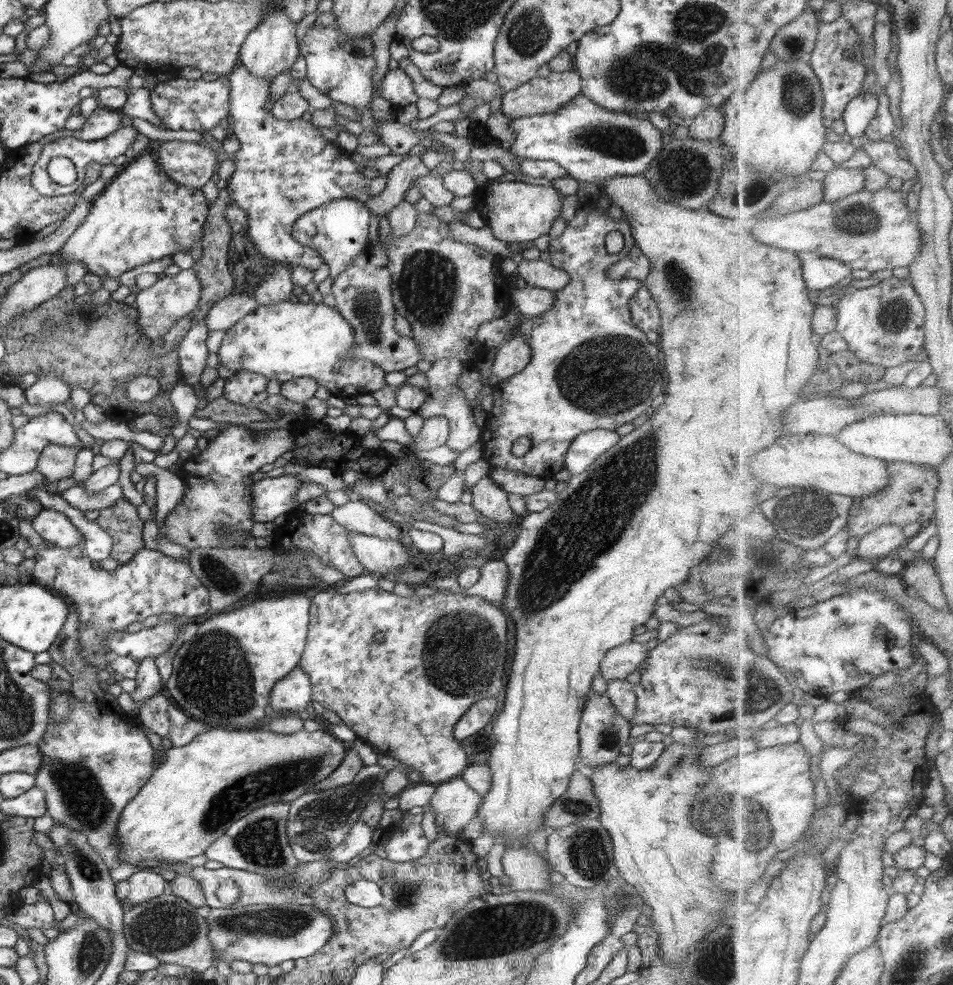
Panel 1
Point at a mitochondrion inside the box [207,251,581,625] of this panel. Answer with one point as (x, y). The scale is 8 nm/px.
(366, 305)

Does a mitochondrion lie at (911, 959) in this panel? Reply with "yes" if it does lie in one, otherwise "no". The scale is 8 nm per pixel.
yes

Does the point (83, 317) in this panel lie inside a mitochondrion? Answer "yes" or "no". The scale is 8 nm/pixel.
yes

